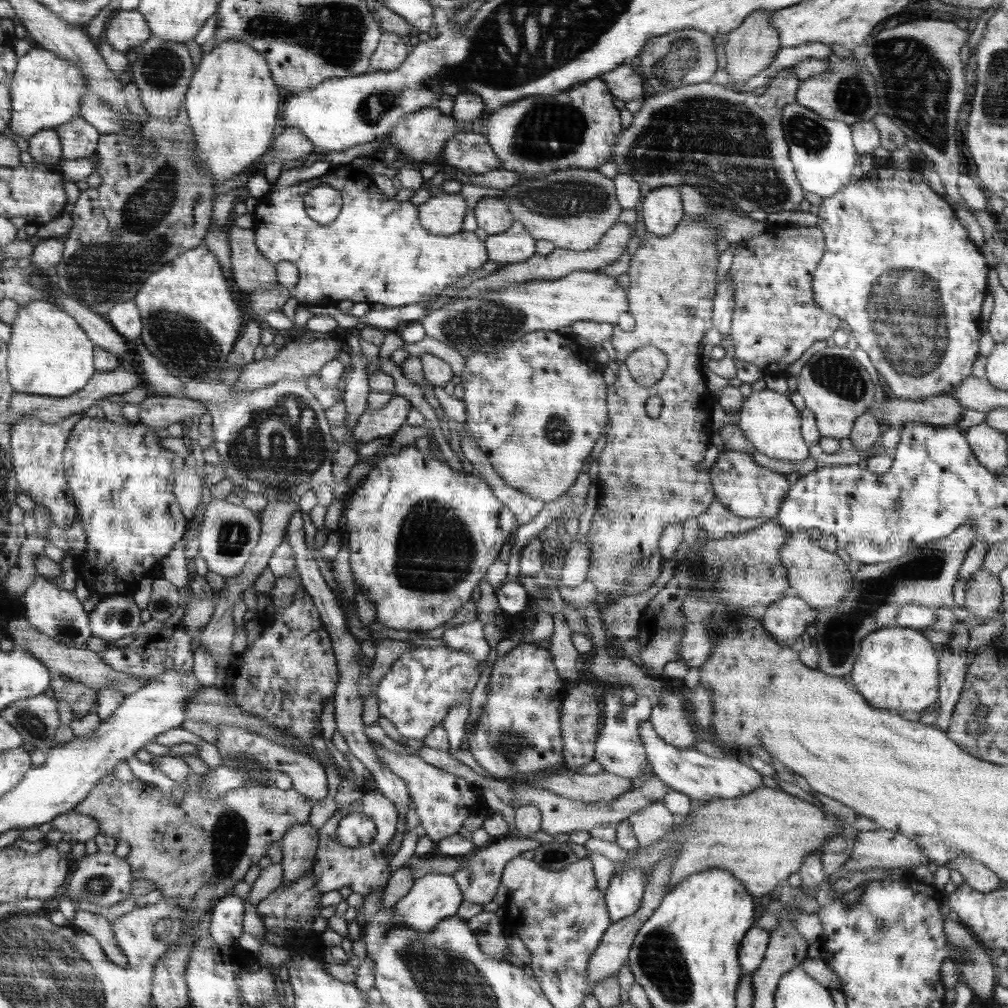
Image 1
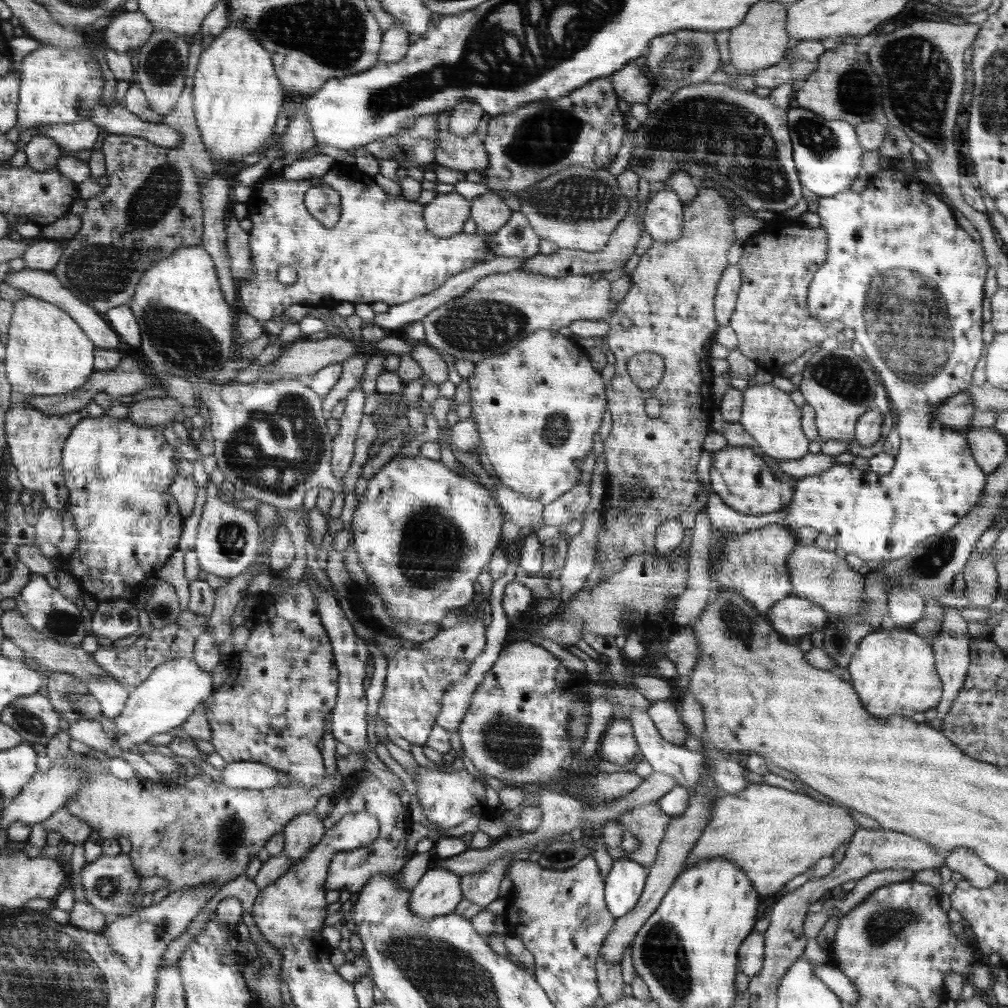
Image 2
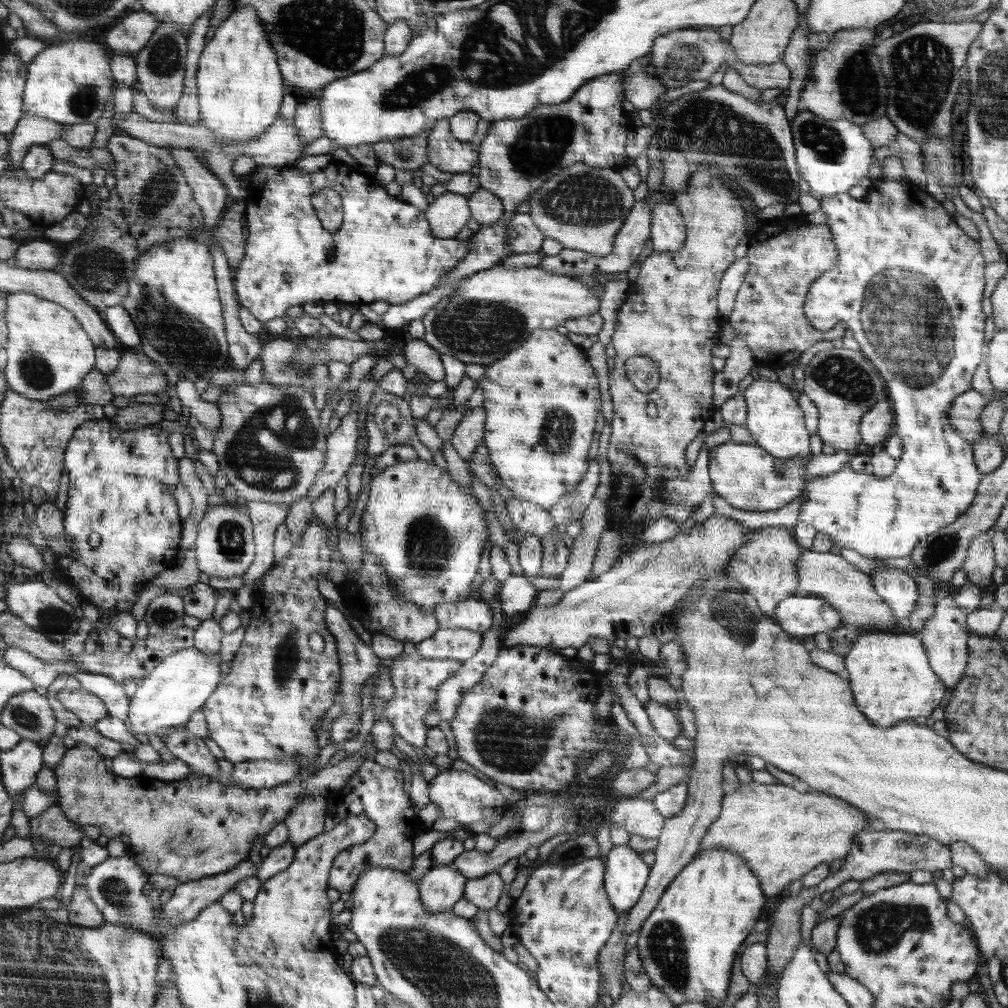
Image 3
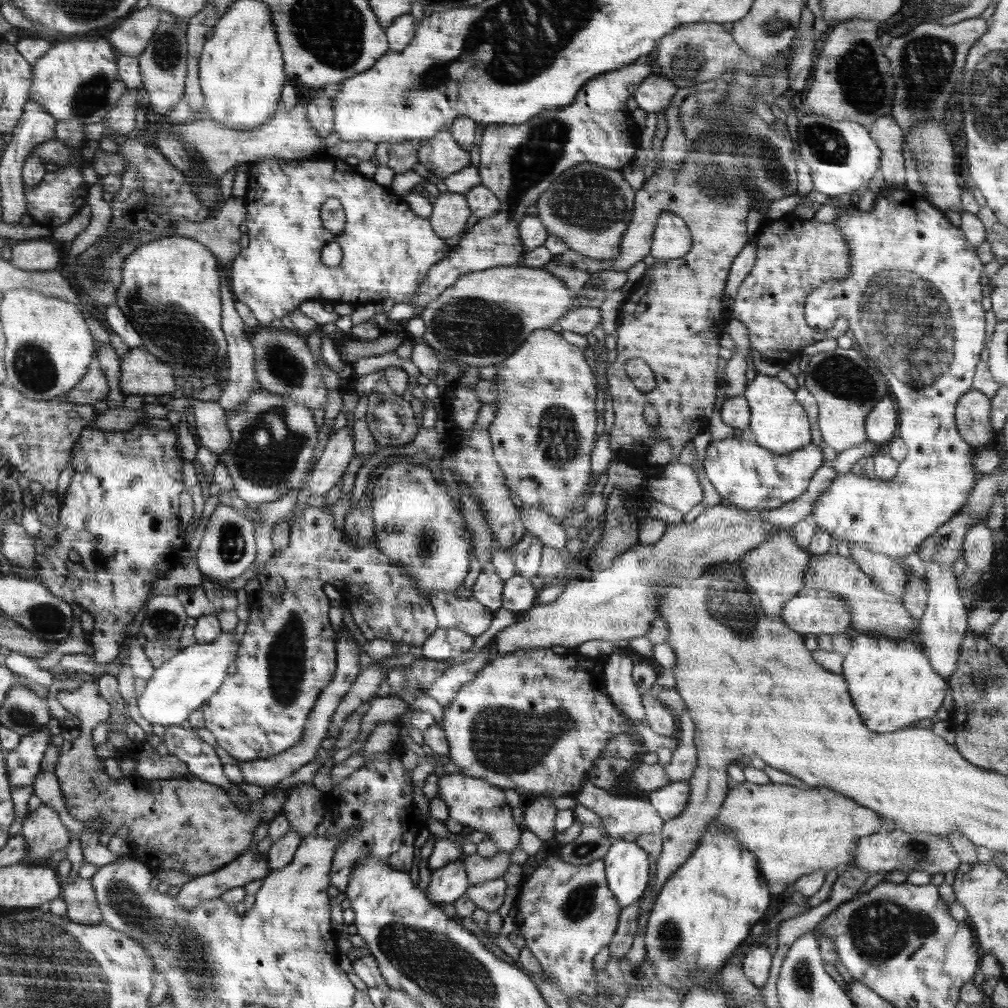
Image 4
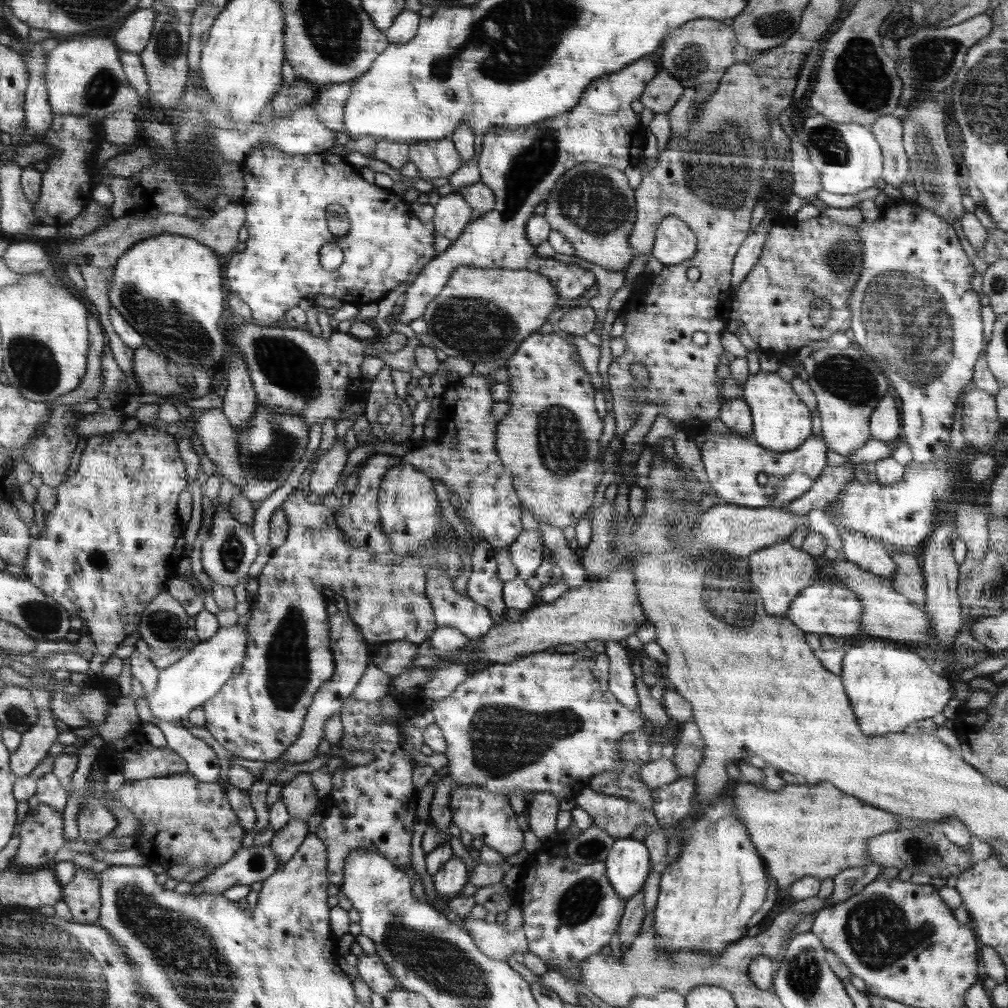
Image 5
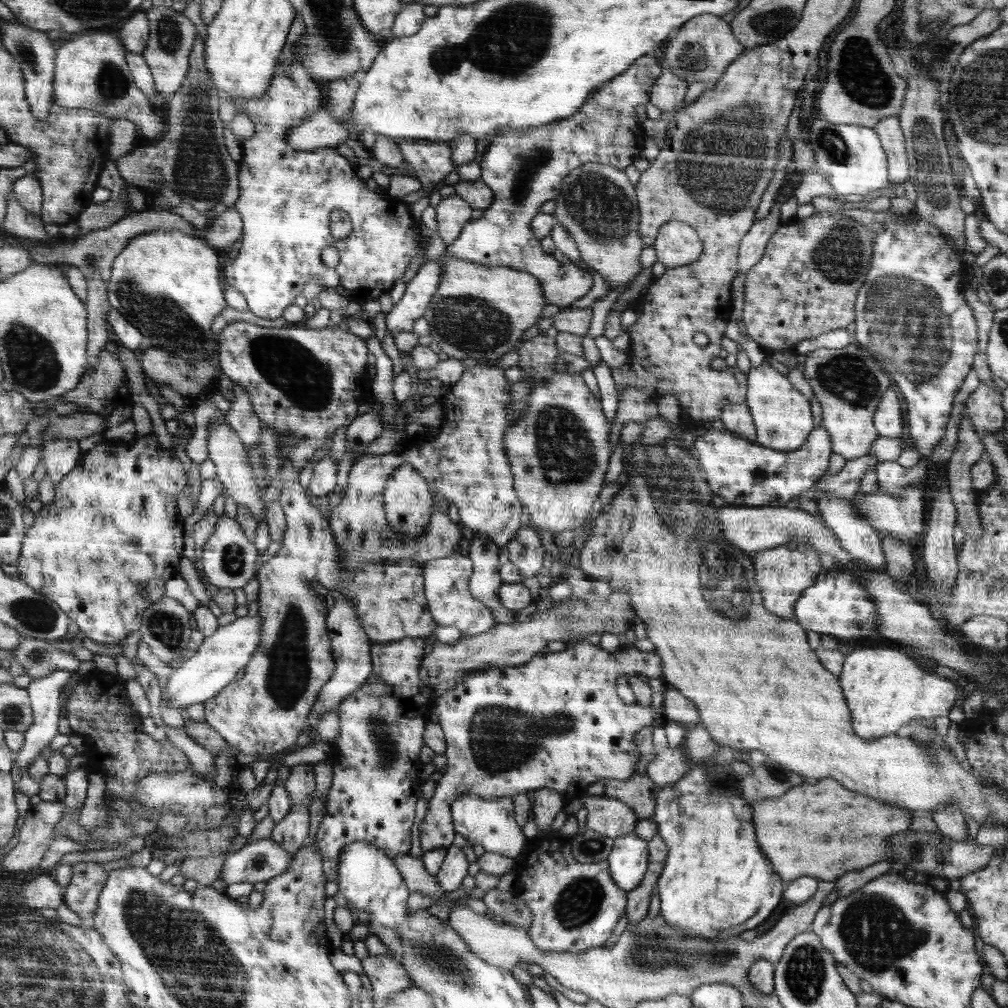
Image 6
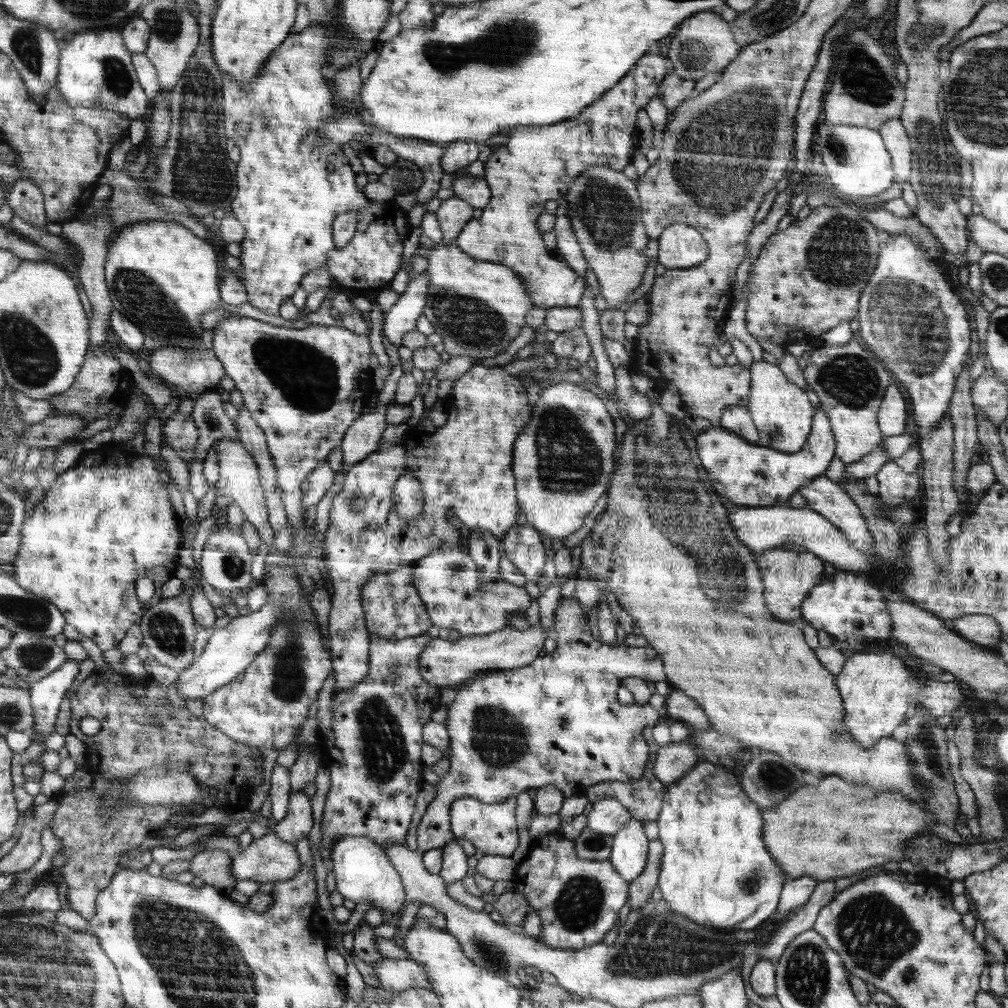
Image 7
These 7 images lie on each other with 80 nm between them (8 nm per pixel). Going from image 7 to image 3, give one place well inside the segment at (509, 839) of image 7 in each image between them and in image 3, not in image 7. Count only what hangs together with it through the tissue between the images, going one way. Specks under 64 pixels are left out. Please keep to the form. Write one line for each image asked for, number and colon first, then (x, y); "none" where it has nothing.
3: (462, 796)
4: (473, 803)
5: (474, 810)
6: (490, 823)

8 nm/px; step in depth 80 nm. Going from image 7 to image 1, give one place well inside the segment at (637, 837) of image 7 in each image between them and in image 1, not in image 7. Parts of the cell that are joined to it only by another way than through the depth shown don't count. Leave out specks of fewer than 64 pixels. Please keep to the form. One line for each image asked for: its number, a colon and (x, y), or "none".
1: (625, 891)
2: (625, 883)
3: (626, 876)
4: (627, 863)
5: (627, 863)
6: (628, 860)

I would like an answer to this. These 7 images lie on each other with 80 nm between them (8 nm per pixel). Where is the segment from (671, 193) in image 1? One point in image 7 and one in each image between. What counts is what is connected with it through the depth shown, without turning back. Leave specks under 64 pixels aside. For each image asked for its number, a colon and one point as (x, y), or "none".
2: (663, 220)
3: (668, 233)
4: (672, 238)
5: (675, 242)
6: (678, 244)
7: (681, 246)

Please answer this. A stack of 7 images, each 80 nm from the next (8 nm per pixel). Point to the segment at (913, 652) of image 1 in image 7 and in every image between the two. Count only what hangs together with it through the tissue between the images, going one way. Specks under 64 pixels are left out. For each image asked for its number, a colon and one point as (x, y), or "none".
2: (894, 671)
3: (890, 672)
4: (893, 683)
5: (890, 687)
6: (886, 688)
7: (878, 688)

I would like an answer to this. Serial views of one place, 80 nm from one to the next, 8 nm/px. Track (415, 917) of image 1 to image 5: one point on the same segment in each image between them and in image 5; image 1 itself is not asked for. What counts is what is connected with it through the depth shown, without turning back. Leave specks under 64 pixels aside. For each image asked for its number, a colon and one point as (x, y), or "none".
2: (437, 893)
3: (442, 886)
4: (447, 884)
5: (448, 881)

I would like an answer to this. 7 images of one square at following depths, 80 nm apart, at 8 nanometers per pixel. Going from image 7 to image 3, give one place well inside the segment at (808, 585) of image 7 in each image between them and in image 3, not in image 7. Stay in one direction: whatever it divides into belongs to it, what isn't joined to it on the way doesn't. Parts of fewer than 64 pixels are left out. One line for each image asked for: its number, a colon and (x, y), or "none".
3: (766, 564)
4: (777, 569)
5: (781, 572)
6: (784, 575)

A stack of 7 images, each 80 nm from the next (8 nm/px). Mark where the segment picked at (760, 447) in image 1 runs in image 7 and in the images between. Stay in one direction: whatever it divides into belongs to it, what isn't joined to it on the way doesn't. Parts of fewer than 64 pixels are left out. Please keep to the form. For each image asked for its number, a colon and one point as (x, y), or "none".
2: (773, 420)
3: (777, 423)
4: (779, 423)
5: (782, 422)
6: (782, 417)
7: (781, 410)

